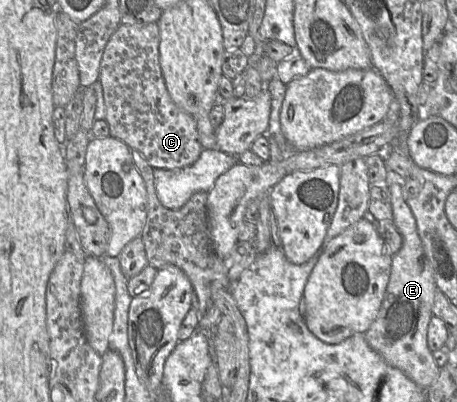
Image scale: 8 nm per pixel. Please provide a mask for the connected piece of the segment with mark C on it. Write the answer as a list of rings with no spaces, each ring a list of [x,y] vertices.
[[[158,23],[120,24],[109,39],[100,64],[99,80],[110,136],[139,151],[153,169],[193,165],[203,150],[195,119],[172,101],[159,62]]]

